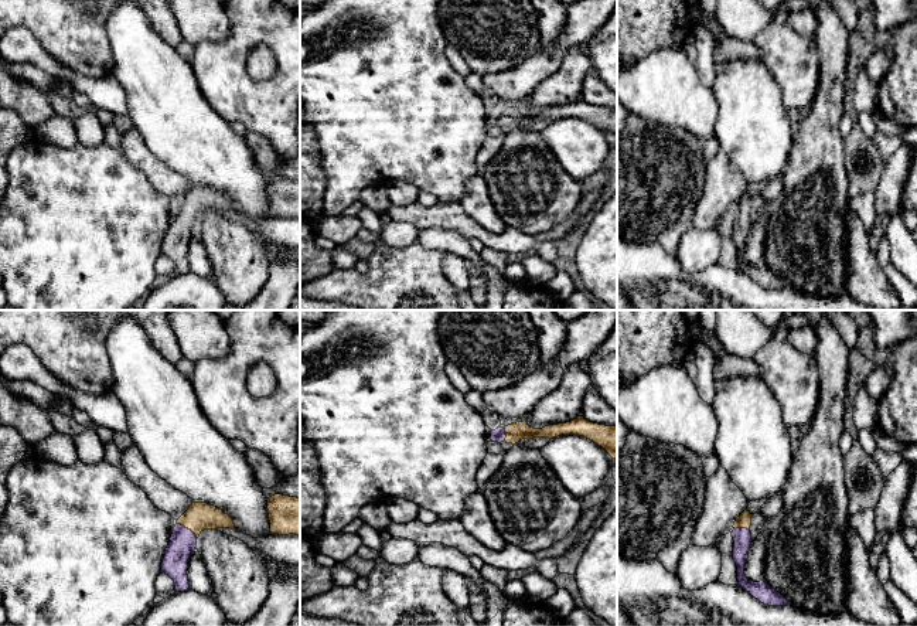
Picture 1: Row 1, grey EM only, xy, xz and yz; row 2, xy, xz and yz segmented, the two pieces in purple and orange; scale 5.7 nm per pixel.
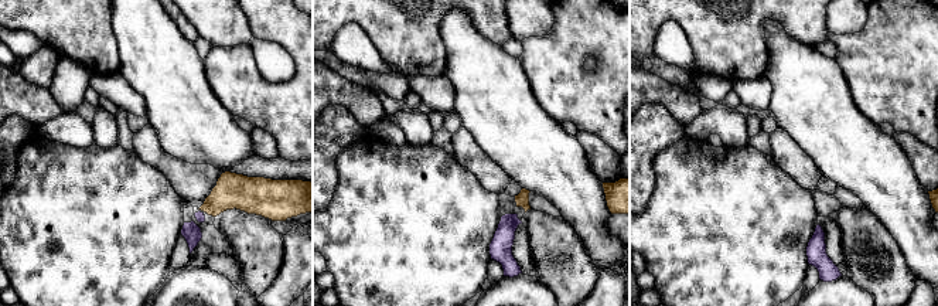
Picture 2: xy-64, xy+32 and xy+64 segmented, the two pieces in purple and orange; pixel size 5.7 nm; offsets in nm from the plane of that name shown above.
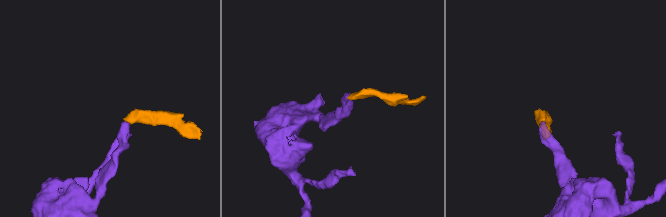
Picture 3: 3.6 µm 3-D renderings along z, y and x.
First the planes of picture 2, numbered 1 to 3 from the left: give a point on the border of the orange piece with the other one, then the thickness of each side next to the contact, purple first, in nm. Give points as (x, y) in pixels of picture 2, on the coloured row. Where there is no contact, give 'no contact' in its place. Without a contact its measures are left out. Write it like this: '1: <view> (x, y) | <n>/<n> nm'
1: no contact
2: no contact
3: no contact

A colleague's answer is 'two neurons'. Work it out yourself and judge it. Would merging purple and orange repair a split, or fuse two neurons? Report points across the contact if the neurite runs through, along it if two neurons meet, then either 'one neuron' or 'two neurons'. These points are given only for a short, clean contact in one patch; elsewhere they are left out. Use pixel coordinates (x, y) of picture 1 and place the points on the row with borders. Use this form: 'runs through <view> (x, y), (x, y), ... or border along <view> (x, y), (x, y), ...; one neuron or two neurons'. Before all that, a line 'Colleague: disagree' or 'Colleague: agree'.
Colleague: disagree
runs through xy (183, 541), (187, 528), (200, 516); one neuron

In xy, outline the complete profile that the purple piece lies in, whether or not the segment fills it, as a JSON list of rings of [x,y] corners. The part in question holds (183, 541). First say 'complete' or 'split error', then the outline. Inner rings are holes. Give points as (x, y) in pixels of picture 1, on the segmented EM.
split error; [[[192,503],[177,520],[161,562],[161,572],[174,581],[177,592],[190,589],[187,567],[197,538],[204,530],[217,528],[236,530],[228,514],[207,503]]]

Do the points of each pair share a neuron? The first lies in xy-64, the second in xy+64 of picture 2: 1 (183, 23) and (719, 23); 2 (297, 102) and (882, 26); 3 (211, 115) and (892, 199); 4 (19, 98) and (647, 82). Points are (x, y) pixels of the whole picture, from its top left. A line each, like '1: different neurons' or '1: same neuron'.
1: same neuron
2: same neuron
3: same neuron
4: same neuron

